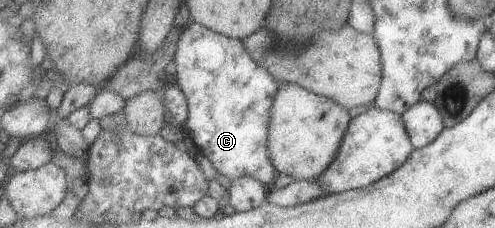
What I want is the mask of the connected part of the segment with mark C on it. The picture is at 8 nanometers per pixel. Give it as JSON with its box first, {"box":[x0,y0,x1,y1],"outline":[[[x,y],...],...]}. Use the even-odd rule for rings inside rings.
{"box":[177,21,281,187],"outline":[[[191,21],[181,35],[177,52],[178,85],[189,100],[191,115],[186,125],[192,140],[230,181],[249,176],[272,187],[279,174],[271,153],[272,111],[281,89],[278,79],[253,57],[244,40],[226,36],[196,21]]]}

